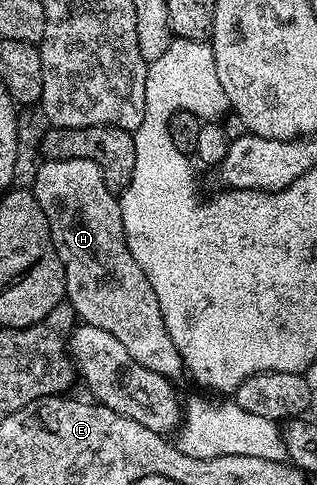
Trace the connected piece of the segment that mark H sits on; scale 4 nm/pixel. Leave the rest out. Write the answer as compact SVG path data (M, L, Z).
M83 158L42 159L40 163L33 176L31 191L47 218L53 245L59 254L61 265L65 268L65 294L68 304L84 323L99 326L99 330L107 330L107 334L123 342L127 354L131 354L131 358L135 358L139 366L147 366L147 370L155 370L155 374L176 381L177 375L183 372L181 355L179 350L175 350L175 342L171 342L171 334L163 322L159 298L155 298L155 290L151 290L151 282L147 282L130 241L129 244L125 241L127 225L121 217L118 197L103 178L103 170L99 170L95 162Z

